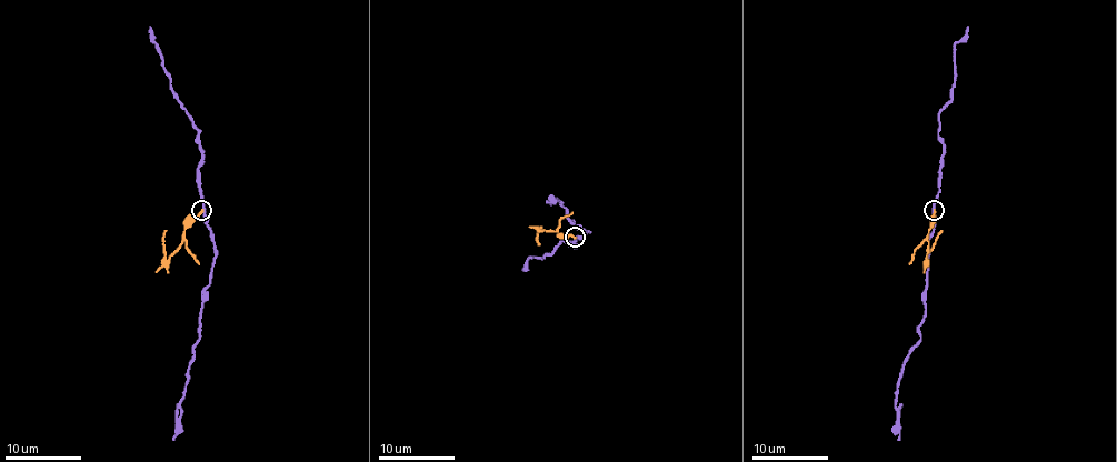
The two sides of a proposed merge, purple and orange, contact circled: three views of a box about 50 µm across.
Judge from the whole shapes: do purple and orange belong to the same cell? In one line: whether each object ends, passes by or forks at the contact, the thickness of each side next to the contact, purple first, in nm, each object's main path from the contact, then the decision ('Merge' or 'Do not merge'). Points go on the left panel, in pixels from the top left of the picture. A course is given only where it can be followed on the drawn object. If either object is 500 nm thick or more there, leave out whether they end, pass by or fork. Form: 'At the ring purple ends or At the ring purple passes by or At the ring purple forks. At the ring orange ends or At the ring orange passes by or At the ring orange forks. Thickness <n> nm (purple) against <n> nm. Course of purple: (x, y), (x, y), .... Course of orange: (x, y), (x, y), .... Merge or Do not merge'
At the ring purple passes by. At the ring orange ends. Thickness 200 nm (purple) against 170 nm. Course of purple: (202, 210), (216, 258), (179, 405), (179, 432), (173, 440). Course of orange: (202, 210), (185, 229), (181, 247), (168, 260), (163, 250), (166, 231). Do not merge

